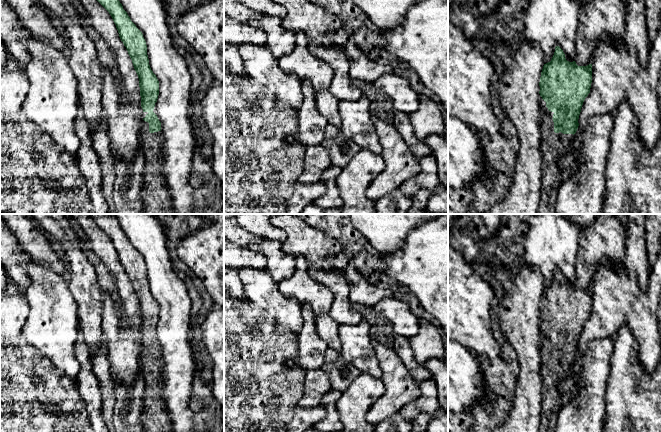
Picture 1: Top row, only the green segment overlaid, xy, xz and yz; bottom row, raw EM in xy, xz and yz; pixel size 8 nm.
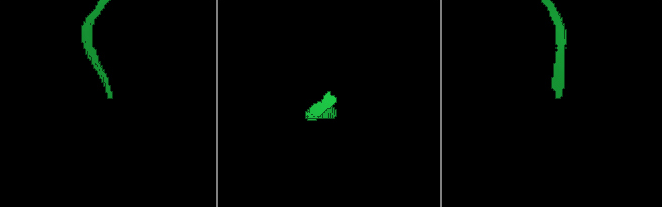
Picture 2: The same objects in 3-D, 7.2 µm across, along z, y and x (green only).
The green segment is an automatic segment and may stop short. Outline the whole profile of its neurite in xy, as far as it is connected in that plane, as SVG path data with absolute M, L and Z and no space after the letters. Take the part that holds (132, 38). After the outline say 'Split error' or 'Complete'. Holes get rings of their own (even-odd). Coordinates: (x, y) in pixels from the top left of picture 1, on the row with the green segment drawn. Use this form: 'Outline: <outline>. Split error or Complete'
Outline: M119 0L97 1L111 15L118 30L119 37L128 51L134 69L139 78L141 107L143 109L143 112L147 113L142 120L139 132L139 140L141 141L140 150L143 154L145 162L143 186L141 190L142 201L144 203L144 209L142 211L142 214L174 214L173 202L171 201L166 190L166 184L163 178L161 167L161 147L163 141L163 135L161 132L161 122L159 121L157 115L153 112L155 103L157 102L159 95L159 81L149 65L146 41L143 37L142 32L131 21L130 17L128 16L127 12L123 9L123 6Z. Split error

